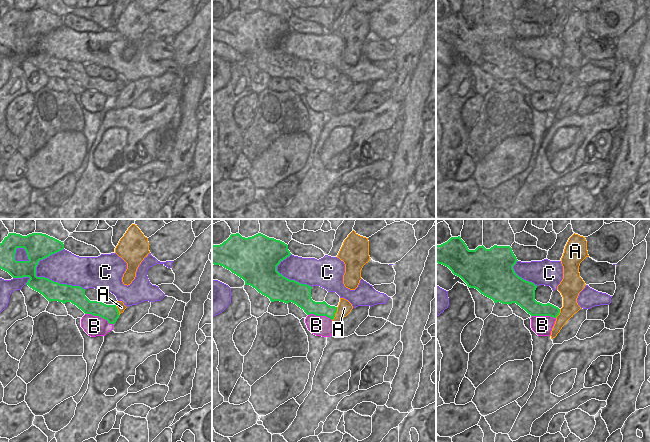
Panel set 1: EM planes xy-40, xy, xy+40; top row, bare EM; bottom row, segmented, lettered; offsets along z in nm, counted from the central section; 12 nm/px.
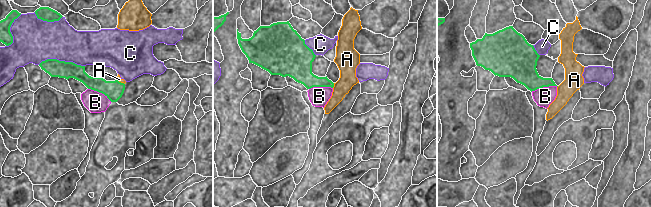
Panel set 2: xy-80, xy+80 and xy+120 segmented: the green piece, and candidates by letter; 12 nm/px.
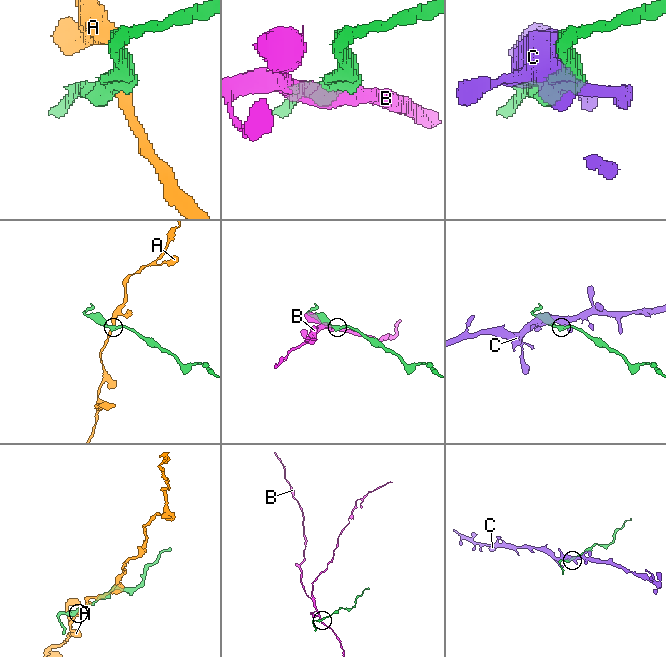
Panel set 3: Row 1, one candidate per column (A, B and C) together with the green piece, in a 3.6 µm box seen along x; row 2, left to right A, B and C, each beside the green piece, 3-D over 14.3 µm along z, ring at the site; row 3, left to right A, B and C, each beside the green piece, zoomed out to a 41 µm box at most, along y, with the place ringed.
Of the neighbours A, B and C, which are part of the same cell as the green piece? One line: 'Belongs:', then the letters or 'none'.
Belongs: none

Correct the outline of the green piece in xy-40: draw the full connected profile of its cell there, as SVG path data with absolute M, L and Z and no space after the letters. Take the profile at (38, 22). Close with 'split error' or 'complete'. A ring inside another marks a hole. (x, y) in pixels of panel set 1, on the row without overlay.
M9 9L0 19L0 45L13 54L29 53L26 59L30 64L42 70L49 78L71 78L85 90L99 92L114 100L119 94L116 81L106 81L101 77L90 77L85 72L85 65L80 62L60 60L45 53L36 52L36 43L40 36L64 25L63 18L42 9L22 12ZM17 24L24 24L28 37L16 37Z; complete

